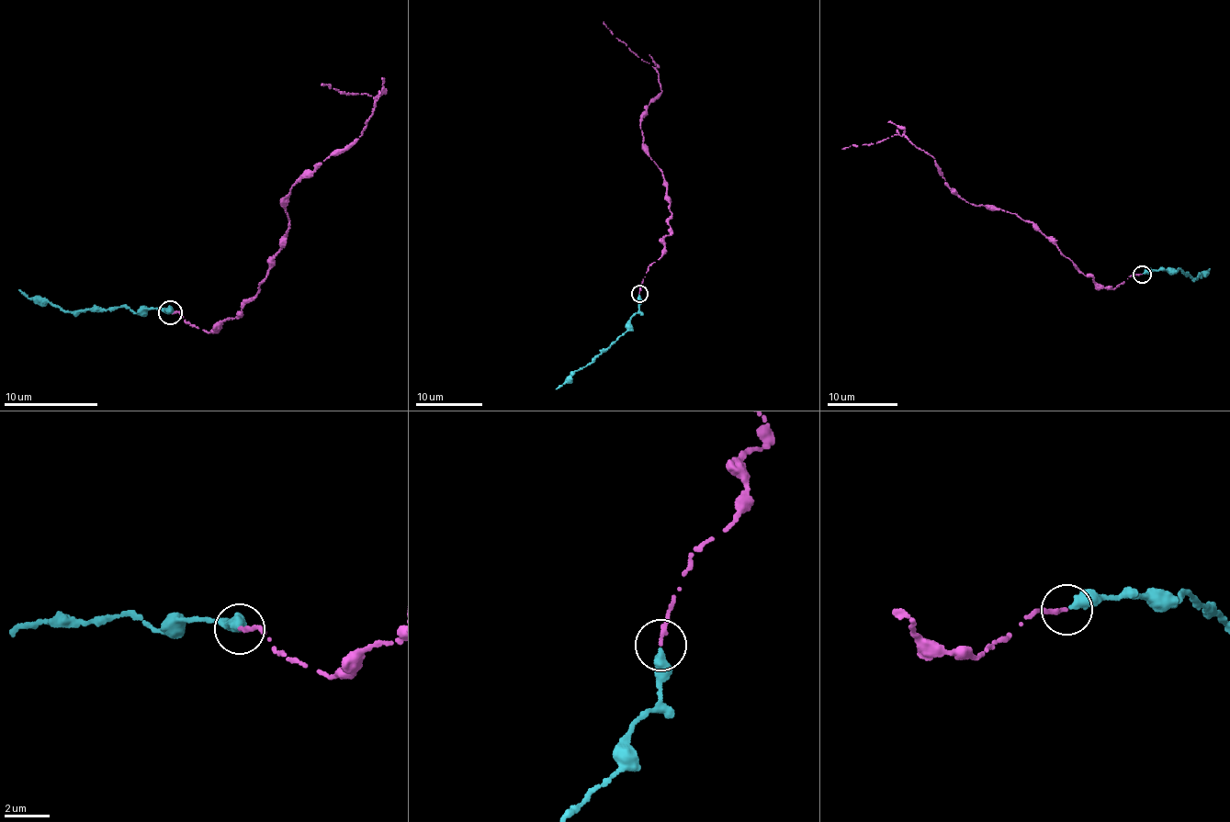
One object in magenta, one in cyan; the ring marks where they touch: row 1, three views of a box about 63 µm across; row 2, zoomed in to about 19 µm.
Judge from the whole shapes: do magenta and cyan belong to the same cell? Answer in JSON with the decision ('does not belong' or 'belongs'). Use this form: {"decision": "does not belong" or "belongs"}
{"decision": "belongs"}

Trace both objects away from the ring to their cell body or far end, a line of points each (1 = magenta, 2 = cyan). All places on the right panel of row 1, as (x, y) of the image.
1: (1141, 275), (1113, 289), (1099, 287), (1032, 222), (965, 202), (948, 187), (934, 158), (905, 135), (841, 148)
2: (1143, 273), (1162, 269), (1176, 272), (1179, 269), (1195, 279), (1199, 275), (1204, 276), (1209, 268)

